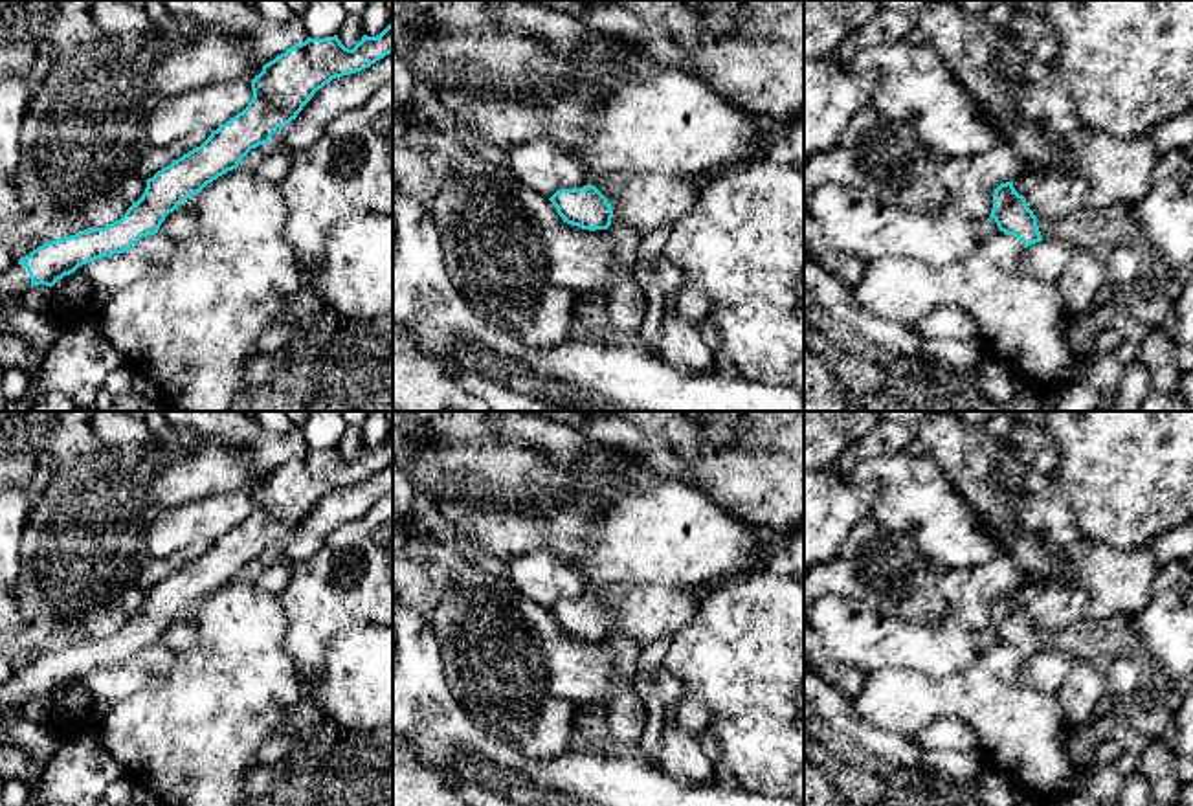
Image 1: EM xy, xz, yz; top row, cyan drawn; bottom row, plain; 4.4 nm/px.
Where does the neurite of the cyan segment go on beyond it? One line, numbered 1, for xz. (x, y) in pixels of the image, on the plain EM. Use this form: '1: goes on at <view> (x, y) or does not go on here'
1: does not go on here

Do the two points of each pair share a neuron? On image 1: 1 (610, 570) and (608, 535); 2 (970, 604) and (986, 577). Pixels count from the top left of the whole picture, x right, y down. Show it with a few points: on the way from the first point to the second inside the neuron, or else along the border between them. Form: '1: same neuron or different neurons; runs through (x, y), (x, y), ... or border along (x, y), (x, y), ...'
1: same neuron; runs through (610, 560), (610, 544)
2: same neuron; runs through (971, 597), (981, 584)

